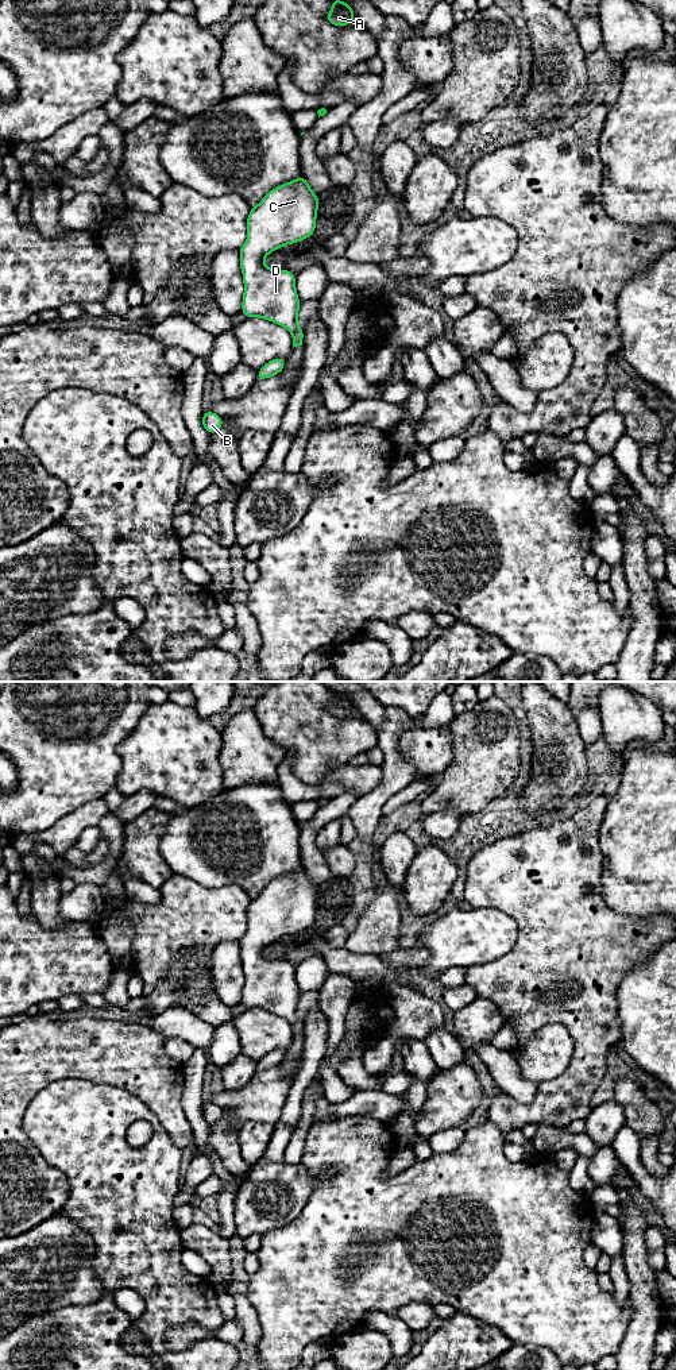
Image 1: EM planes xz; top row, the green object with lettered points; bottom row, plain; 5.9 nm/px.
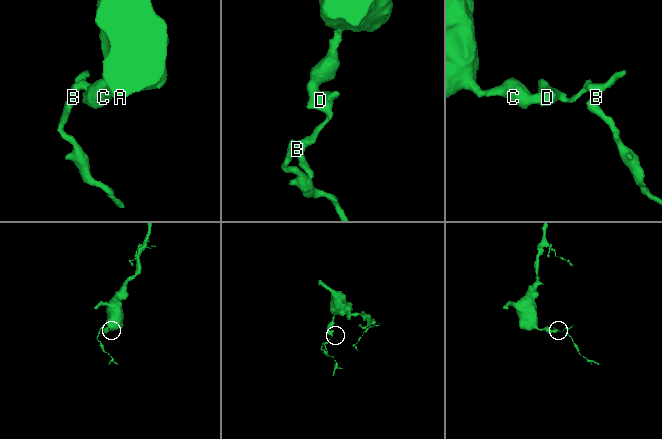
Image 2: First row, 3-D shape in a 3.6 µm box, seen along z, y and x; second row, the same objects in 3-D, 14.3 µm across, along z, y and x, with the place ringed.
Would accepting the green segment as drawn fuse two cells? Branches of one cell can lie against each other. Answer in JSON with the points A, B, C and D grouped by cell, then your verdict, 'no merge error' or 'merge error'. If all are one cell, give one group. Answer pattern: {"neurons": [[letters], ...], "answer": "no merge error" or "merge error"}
{"neurons": [["A", "B", "C", "D"]], "answer": "no merge error"}

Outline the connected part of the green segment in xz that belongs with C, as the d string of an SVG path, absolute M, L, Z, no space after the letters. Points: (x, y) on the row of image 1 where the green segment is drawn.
M304 174L270 190L251 208L247 217L248 238L239 250L244 294L242 313L263 317L287 328L293 335L293 348L302 346L304 328L297 324L300 300L295 275L263 265L263 258L274 250L301 242L313 235L320 196L316 196Z

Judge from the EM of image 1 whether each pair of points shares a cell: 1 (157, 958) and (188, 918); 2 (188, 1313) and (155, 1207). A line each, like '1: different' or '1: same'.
1: same
2: same

